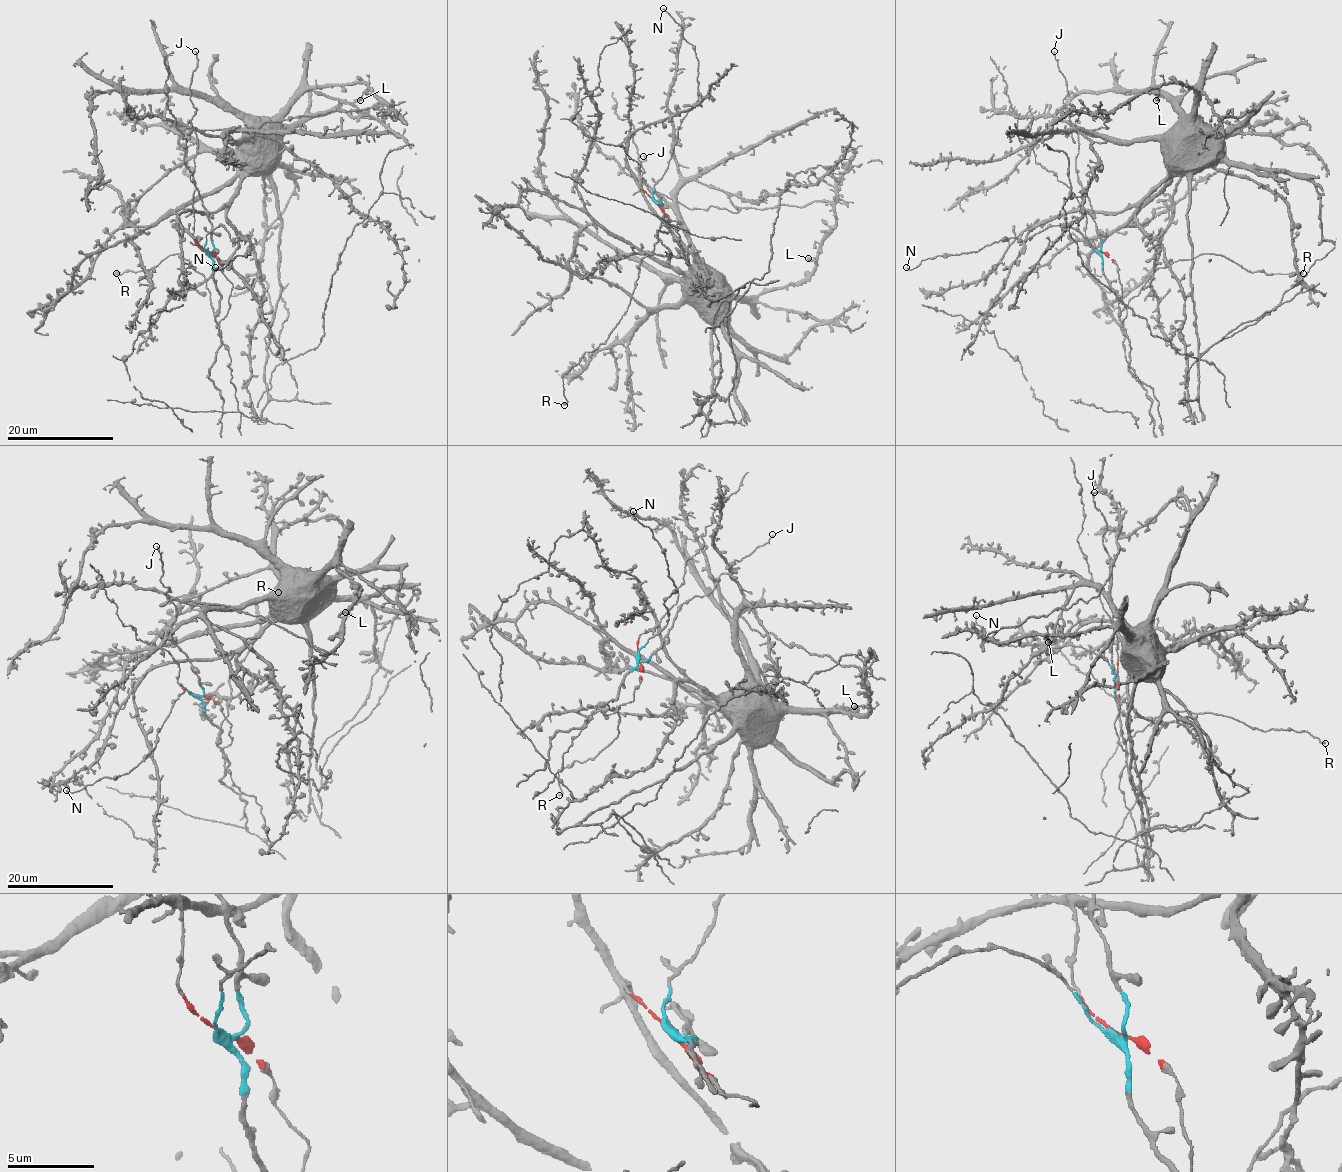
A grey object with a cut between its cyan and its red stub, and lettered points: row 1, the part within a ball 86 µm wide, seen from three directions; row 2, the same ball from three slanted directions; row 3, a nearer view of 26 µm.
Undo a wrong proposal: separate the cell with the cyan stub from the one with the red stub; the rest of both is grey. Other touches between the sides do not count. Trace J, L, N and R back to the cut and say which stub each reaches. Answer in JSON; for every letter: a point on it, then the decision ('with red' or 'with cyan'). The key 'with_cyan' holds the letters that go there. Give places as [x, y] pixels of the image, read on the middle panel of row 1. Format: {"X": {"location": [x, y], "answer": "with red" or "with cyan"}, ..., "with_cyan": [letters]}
{"J": {"location": [643, 156], "answer": "with cyan"}, "L": {"location": [808, 258], "answer": "with red"}, "N": {"location": [663, 8], "answer": "with cyan"}, "R": {"location": [564, 405], "answer": "with cyan"}, "with_cyan": ["J", "N", "R"]}

